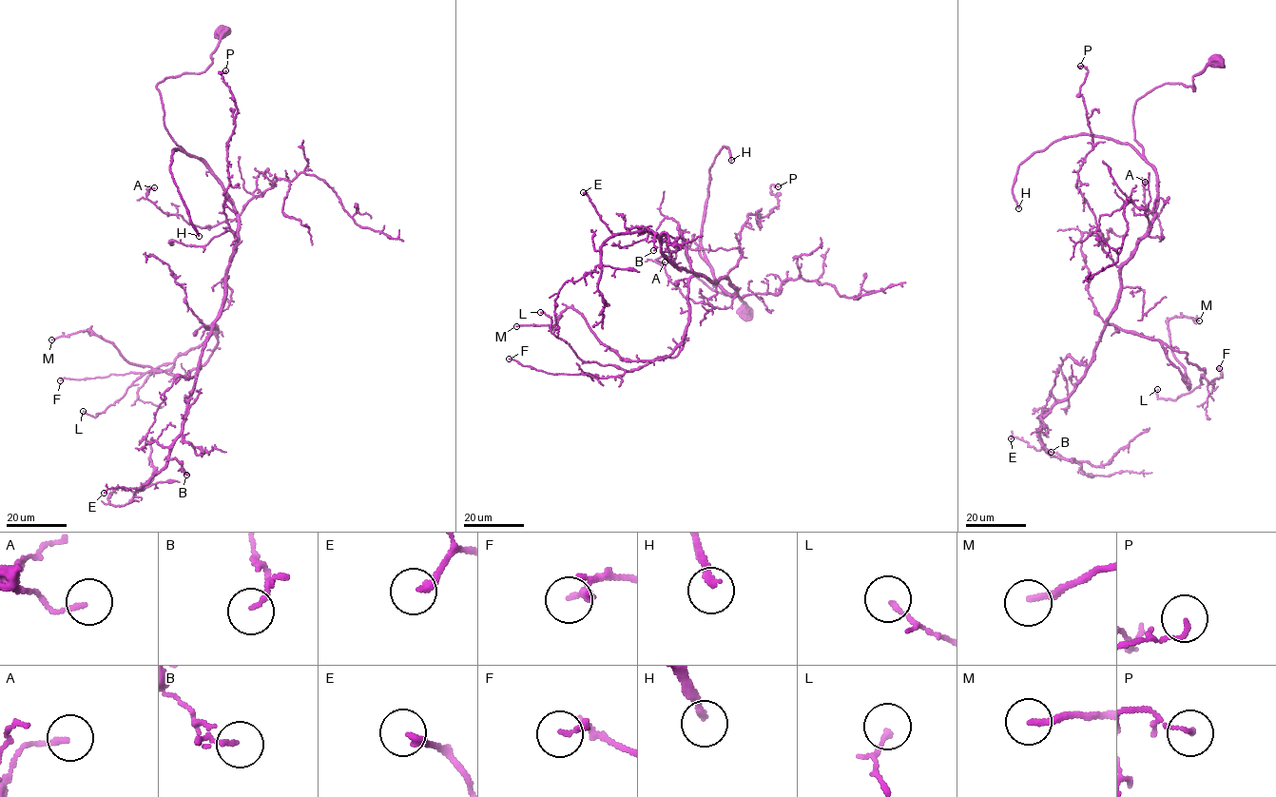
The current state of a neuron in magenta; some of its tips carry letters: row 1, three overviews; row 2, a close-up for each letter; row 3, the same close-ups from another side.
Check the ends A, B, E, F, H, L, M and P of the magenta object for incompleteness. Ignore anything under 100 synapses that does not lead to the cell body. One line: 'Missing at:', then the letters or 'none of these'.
Missing at: H

